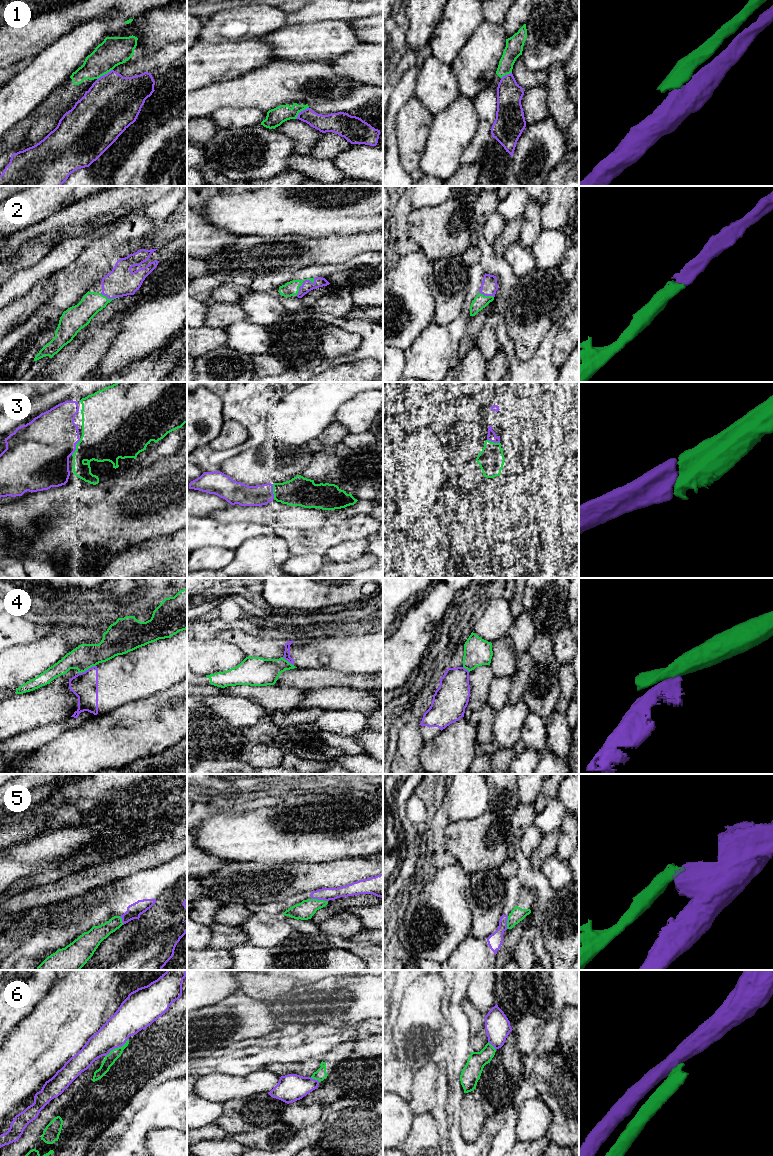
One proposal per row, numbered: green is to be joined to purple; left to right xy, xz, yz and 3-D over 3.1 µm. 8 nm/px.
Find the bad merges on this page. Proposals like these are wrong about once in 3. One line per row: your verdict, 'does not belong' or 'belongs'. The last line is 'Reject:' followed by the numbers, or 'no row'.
1: does not belong
2: belongs
3: belongs
4: does not belong
5: does not belong
6: does not belong
Reject: 1, 4, 5, 6

